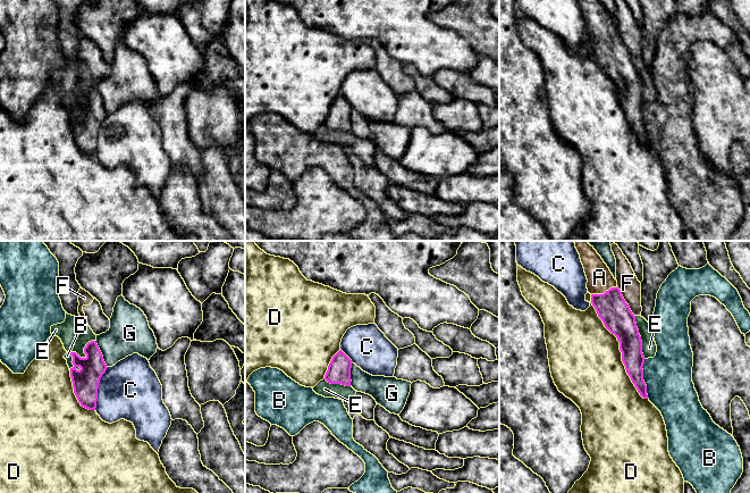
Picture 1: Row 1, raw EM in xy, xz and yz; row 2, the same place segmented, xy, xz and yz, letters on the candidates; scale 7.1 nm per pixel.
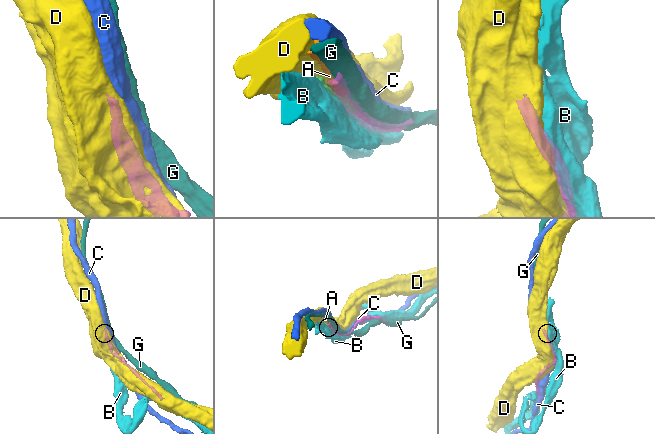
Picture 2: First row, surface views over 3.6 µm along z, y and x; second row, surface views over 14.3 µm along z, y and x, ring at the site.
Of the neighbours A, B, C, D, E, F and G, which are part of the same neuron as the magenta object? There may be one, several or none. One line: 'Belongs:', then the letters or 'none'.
Belongs: A

